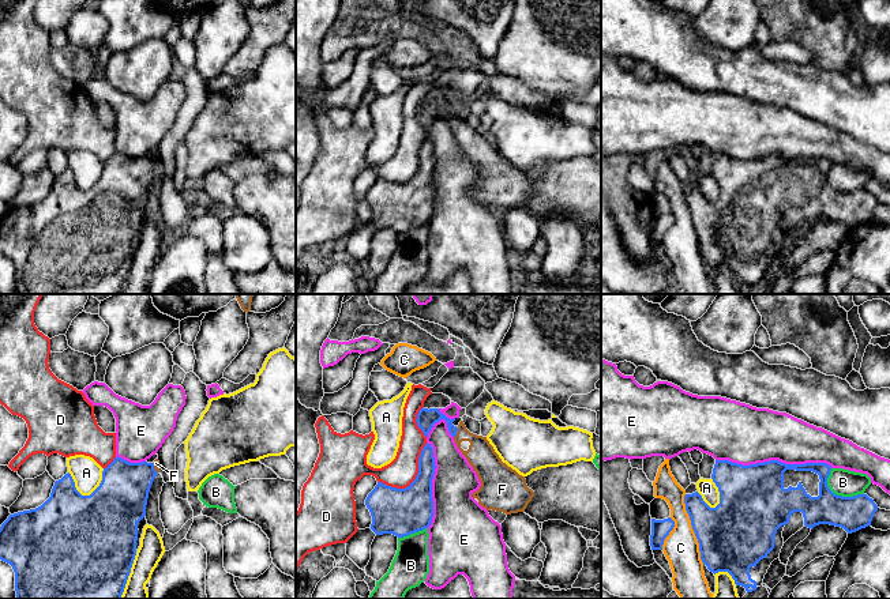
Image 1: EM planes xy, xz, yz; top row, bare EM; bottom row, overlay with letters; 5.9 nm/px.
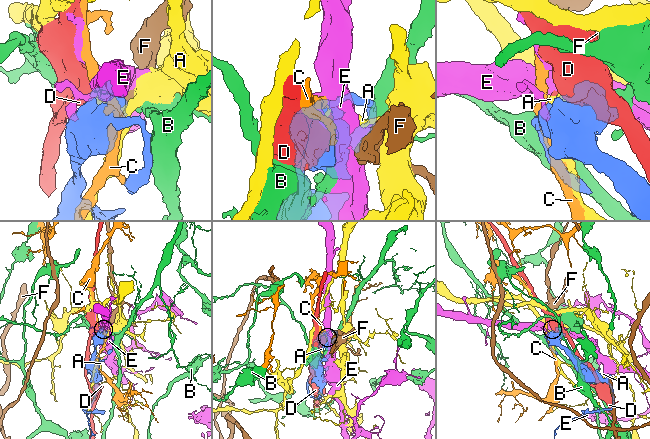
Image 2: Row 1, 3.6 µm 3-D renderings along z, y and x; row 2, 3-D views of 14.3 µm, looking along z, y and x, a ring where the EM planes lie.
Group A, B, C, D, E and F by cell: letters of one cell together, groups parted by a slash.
A / B / C / D / E / F

